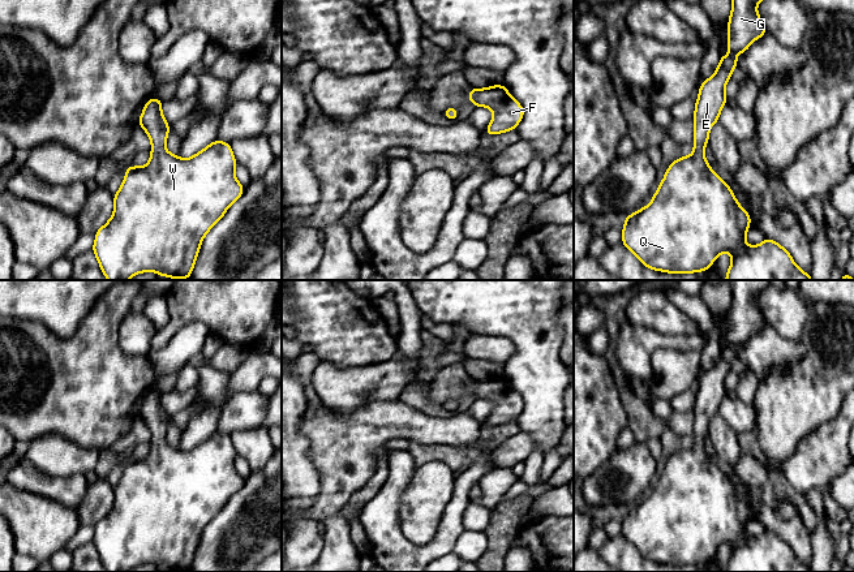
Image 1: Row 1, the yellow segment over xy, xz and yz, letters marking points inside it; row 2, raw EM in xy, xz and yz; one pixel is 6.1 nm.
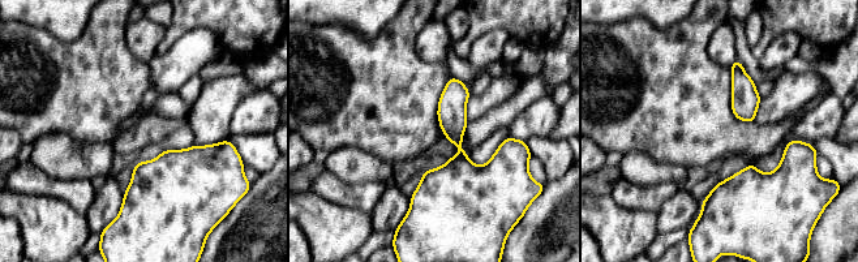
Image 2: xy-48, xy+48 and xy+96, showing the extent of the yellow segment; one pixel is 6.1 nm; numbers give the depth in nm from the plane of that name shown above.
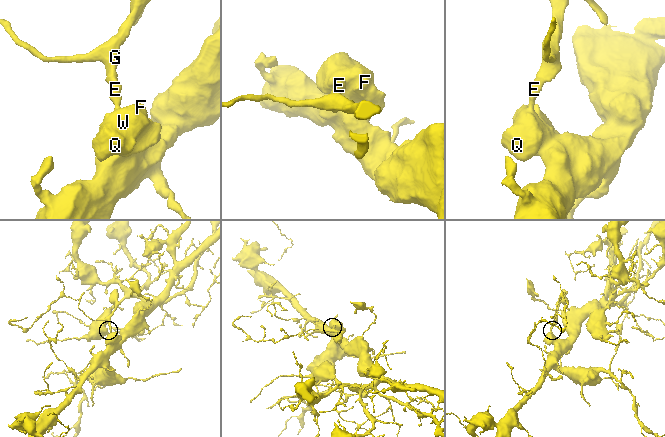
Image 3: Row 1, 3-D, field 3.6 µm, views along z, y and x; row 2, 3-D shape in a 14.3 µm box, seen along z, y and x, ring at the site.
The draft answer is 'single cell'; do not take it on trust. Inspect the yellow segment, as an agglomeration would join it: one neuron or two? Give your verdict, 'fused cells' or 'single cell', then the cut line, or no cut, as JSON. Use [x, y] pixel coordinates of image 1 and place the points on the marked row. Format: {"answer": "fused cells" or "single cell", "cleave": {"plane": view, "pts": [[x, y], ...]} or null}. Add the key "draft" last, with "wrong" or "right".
{"answer": "single cell", "cleave": null, "draft": "right"}

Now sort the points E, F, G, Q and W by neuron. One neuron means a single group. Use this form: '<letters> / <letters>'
E F G Q W

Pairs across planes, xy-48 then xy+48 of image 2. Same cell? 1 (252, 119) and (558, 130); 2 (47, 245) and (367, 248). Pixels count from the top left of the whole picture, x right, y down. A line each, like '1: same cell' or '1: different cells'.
1: different cells
2: different cells

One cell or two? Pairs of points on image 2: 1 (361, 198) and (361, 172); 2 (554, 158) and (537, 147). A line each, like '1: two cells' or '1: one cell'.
1: two cells
2: one cell

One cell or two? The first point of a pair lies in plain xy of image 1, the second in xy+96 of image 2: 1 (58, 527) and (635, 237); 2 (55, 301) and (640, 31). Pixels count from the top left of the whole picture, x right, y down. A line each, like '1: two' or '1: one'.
1: one
2: two

